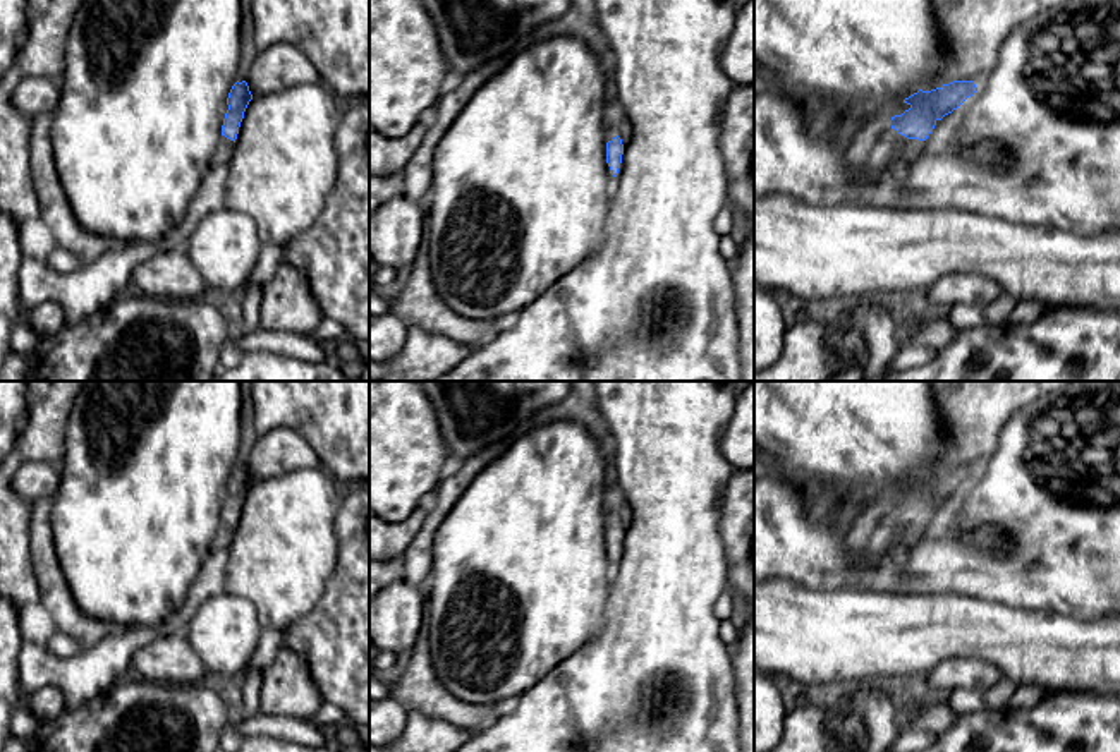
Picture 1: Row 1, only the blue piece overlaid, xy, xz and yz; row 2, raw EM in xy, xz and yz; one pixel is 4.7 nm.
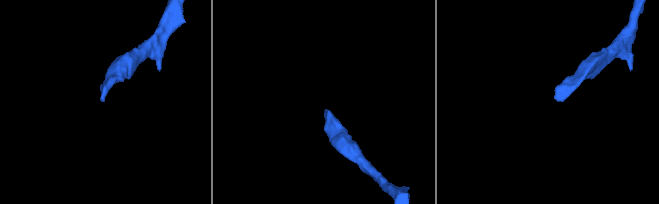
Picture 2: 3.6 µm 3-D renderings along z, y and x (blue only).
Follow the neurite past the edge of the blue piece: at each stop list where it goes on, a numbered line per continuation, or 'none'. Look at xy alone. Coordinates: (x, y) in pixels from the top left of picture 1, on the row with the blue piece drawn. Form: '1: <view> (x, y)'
1: xy (225, 146)

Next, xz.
1: xz (612, 117)

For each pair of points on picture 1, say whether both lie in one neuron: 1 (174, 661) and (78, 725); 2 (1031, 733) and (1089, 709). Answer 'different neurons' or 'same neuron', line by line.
1: different neurons
2: same neuron

